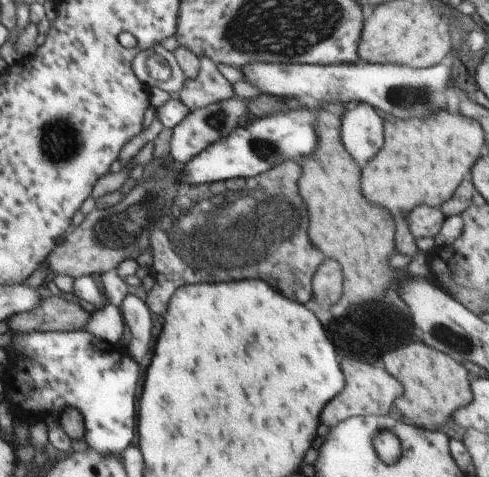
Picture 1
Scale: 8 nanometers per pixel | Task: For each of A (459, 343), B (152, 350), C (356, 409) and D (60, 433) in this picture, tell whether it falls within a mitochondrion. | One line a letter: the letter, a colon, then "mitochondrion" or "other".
A: mitochondrion
B: other
C: other
D: other

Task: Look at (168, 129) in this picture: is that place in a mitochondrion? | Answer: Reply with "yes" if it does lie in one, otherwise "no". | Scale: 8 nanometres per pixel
no

